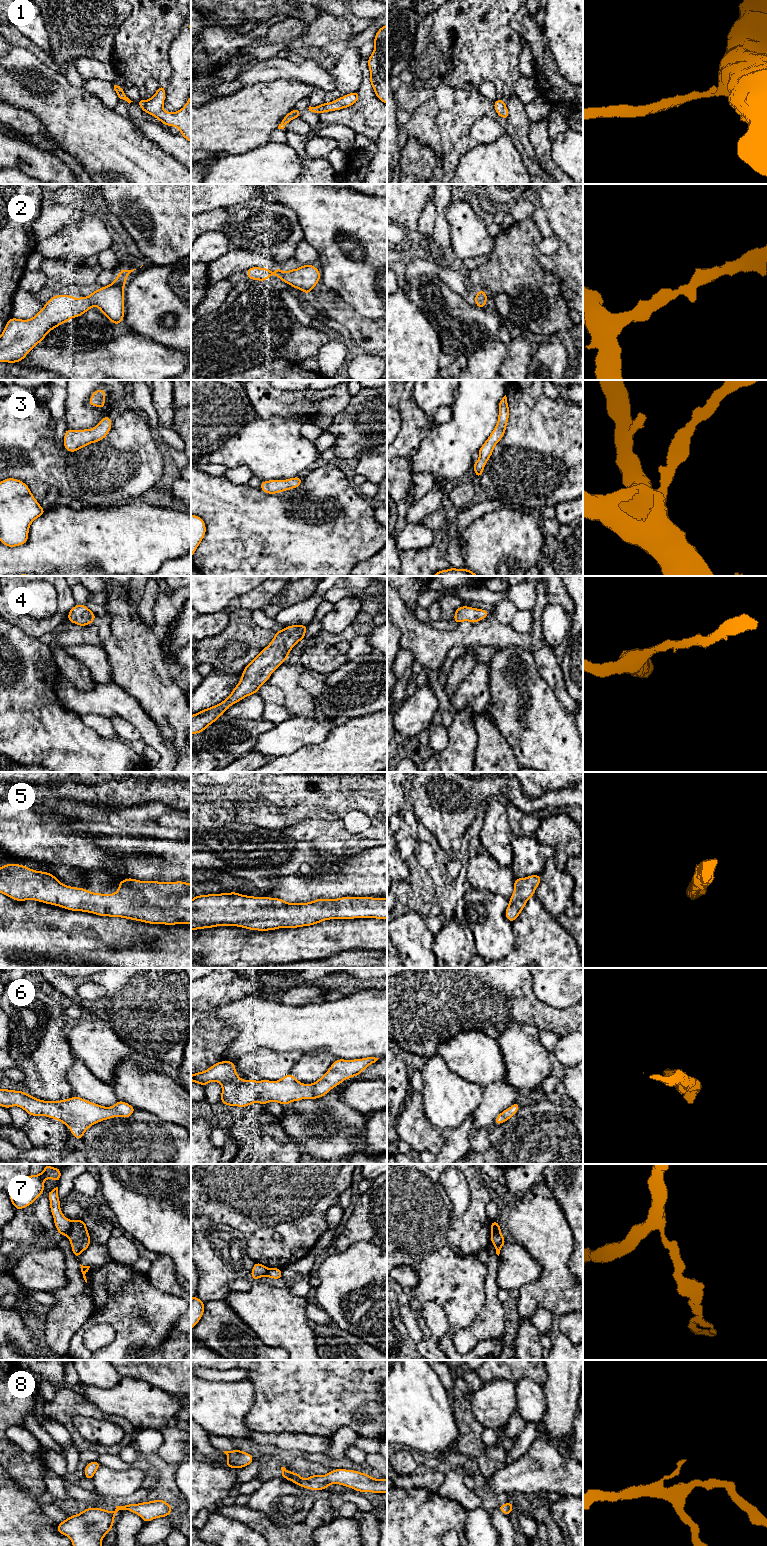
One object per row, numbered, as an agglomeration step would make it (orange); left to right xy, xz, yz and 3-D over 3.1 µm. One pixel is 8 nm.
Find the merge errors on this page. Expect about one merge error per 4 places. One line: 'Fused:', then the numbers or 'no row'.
Fused: 7

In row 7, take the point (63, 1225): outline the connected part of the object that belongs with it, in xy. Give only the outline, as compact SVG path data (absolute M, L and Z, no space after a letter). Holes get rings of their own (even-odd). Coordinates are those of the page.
M58 1187L47 1193L47 1196L50 1199L50 1210L54 1218L54 1225L57 1228L59 1235L68 1236L71 1230L72 1221L67 1219L60 1209L61 1202L58 1198Z

